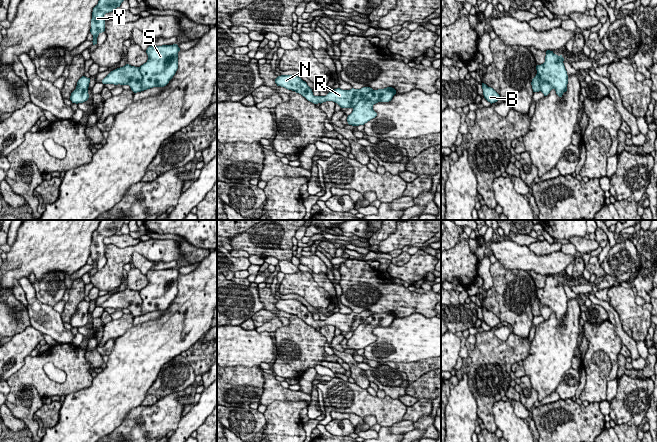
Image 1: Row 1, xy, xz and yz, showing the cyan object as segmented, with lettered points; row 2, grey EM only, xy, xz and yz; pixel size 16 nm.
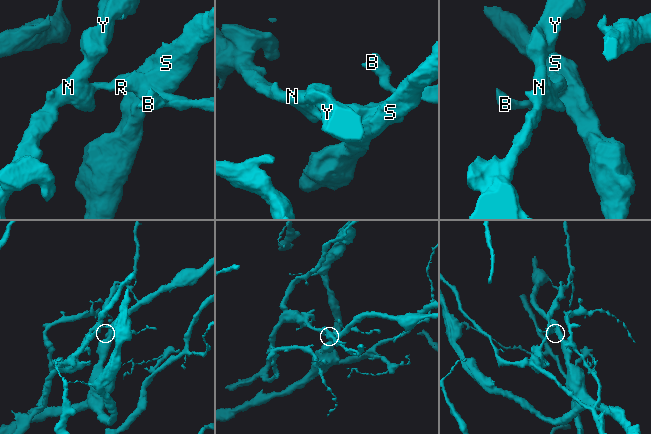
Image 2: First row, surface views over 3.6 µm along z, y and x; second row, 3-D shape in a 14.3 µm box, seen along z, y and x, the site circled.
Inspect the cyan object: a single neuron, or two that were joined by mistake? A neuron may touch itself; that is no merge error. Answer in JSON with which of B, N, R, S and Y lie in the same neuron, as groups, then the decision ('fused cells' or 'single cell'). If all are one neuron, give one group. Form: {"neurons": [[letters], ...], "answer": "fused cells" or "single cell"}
{"neurons": [["B", "N", "R", "S", "Y"]], "answer": "single cell"}

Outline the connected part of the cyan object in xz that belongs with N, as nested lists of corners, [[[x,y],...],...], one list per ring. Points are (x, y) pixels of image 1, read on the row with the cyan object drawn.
[[[281,75],[275,79],[277,86],[301,94],[308,101],[318,104],[326,101],[333,101],[341,108],[352,108],[353,111],[347,117],[347,122],[352,126],[364,125],[377,116],[373,105],[378,102],[389,102],[396,94],[392,87],[373,90],[370,87],[361,89],[342,90],[334,89],[326,96],[314,96],[312,89],[300,77],[295,75]]]

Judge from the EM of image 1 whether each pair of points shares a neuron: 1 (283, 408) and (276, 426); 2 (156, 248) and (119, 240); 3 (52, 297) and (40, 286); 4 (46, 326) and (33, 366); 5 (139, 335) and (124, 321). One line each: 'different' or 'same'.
1: same
2: different
3: same
4: different
5: different

